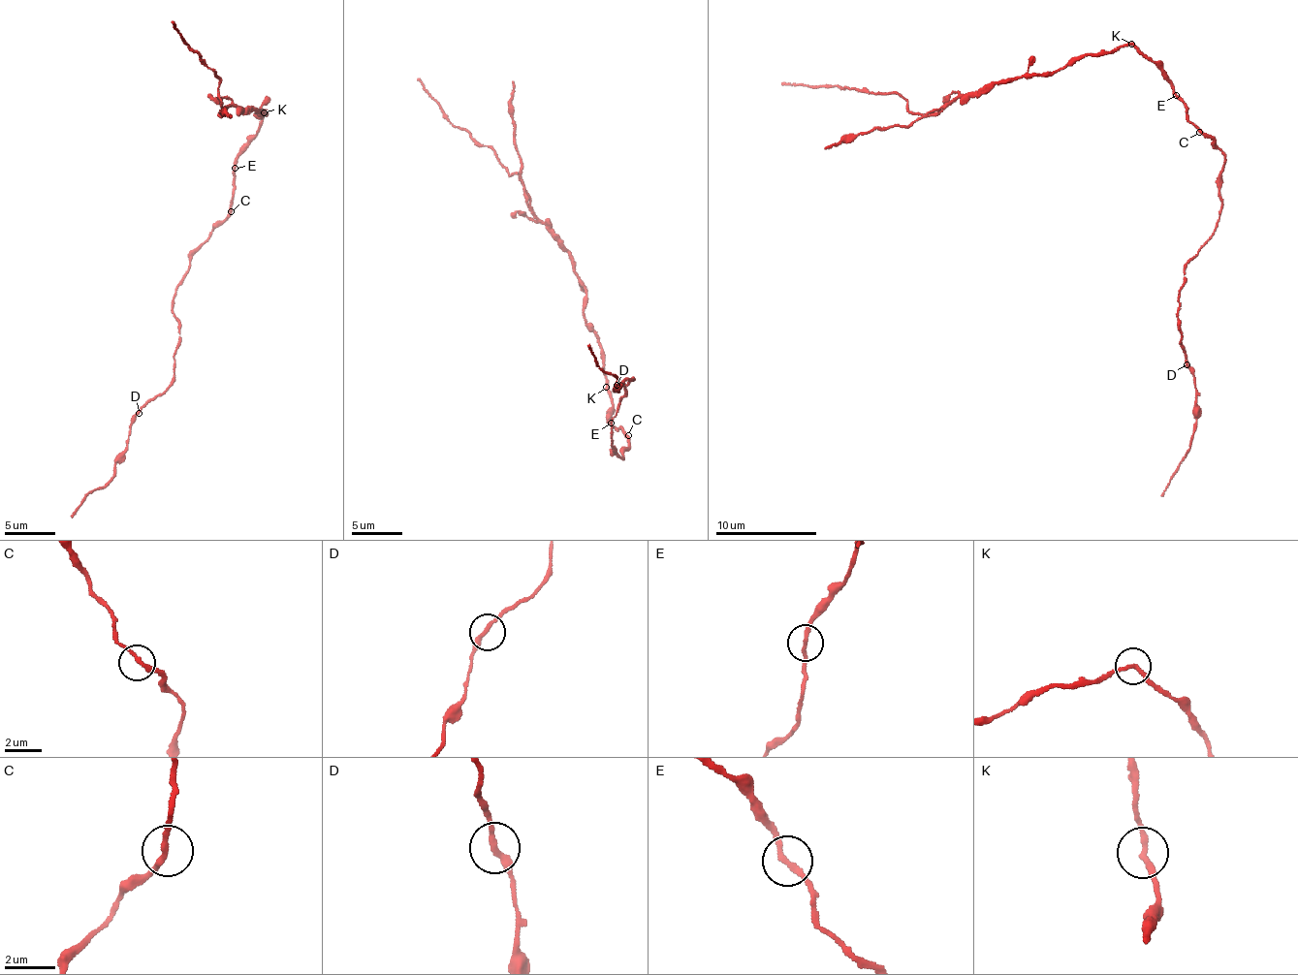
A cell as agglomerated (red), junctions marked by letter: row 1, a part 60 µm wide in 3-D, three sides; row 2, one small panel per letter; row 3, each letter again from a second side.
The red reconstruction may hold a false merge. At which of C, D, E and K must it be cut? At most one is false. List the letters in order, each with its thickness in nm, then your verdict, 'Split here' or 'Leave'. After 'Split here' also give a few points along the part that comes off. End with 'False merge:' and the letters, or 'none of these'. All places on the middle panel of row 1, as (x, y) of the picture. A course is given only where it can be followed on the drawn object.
C: Thickness 200 nm. Leave
D: Thickness 240 nm. Leave
E: Thickness 200 nm. Leave
K: Thickness 200 nm. Leave
False merge: none of these

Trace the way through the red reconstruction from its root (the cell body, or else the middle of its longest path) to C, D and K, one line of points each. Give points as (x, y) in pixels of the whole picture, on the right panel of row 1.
C: (1179, 95), (1187, 110), (1187, 117), (1199, 132)
D: (1179, 95), (1187, 117), (1211, 136), (1224, 161), (1216, 231), (1186, 266), (1180, 287), (1178, 328), (1187, 364)
K: (1179, 95), (1155, 62), (1145, 58), (1130, 43)

